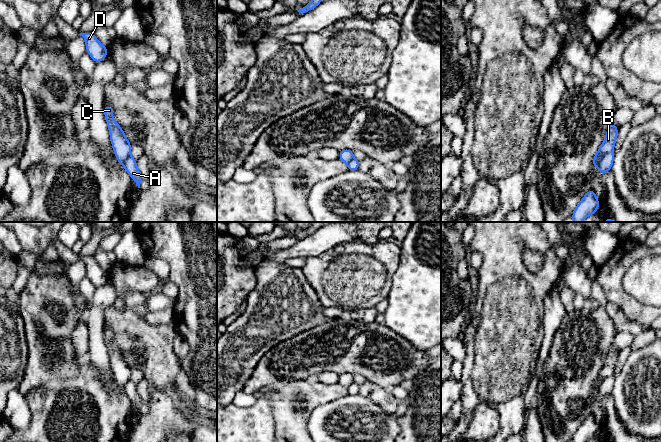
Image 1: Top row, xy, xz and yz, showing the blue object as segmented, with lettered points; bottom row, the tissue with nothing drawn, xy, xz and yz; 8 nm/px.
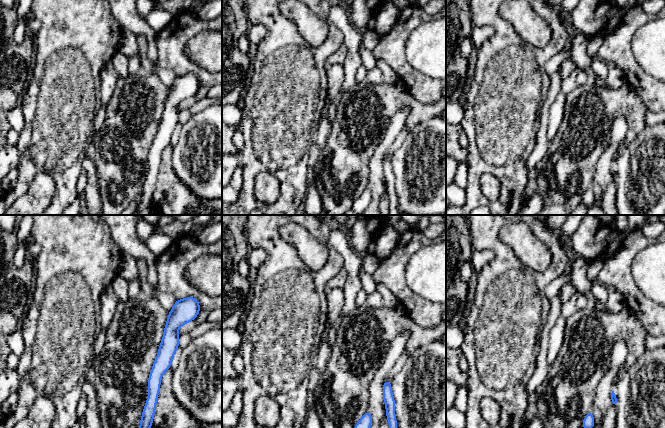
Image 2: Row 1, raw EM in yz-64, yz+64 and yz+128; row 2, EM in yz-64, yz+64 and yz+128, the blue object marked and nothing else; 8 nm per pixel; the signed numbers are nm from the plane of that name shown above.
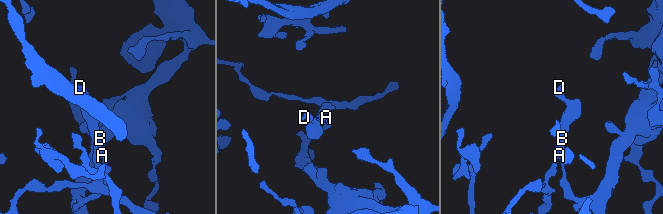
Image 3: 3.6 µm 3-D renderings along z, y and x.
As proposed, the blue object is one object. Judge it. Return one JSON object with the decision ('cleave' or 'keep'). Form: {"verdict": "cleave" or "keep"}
{"verdict": "cleave"}

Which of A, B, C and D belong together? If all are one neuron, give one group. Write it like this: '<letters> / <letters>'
A / B C D

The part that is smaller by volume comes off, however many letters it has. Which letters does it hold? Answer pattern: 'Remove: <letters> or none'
Remove: B, C, D

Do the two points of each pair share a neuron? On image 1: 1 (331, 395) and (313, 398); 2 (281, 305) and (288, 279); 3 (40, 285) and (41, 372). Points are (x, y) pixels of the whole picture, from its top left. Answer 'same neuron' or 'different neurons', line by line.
1: same neuron
2: same neuron
3: same neuron

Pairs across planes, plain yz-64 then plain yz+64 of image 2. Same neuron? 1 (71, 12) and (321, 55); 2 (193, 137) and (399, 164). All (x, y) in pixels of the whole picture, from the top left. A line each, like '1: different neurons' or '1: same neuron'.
1: same neuron
2: same neuron

